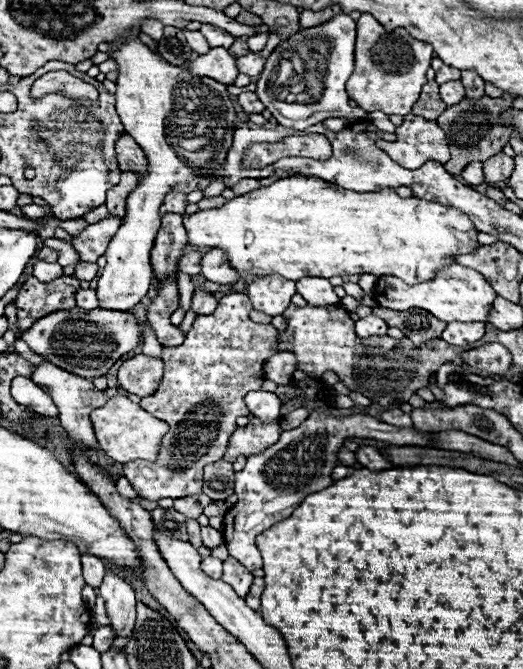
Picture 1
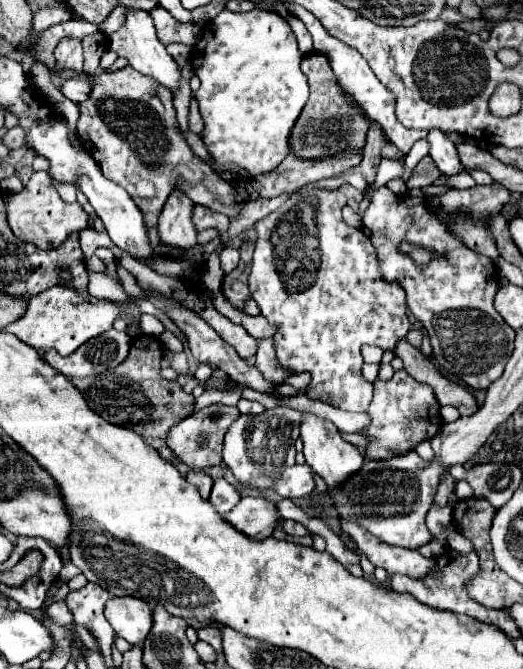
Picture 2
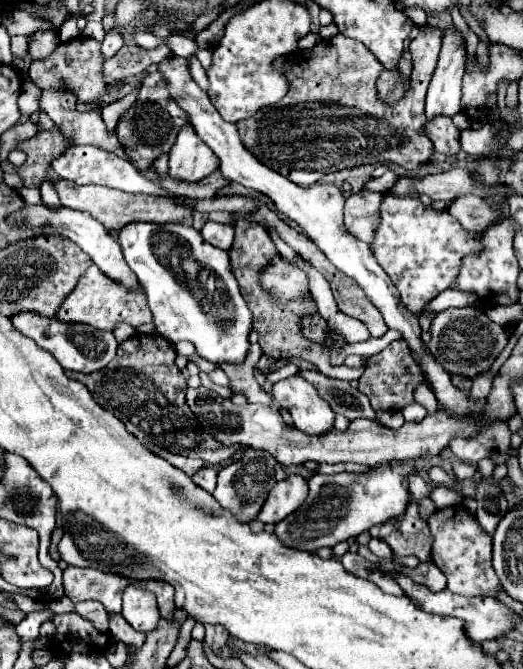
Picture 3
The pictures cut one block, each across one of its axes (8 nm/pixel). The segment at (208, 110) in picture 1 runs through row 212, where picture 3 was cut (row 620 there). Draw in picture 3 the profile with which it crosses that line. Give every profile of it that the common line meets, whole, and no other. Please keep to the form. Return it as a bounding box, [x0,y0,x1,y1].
[122,584,160,632]

